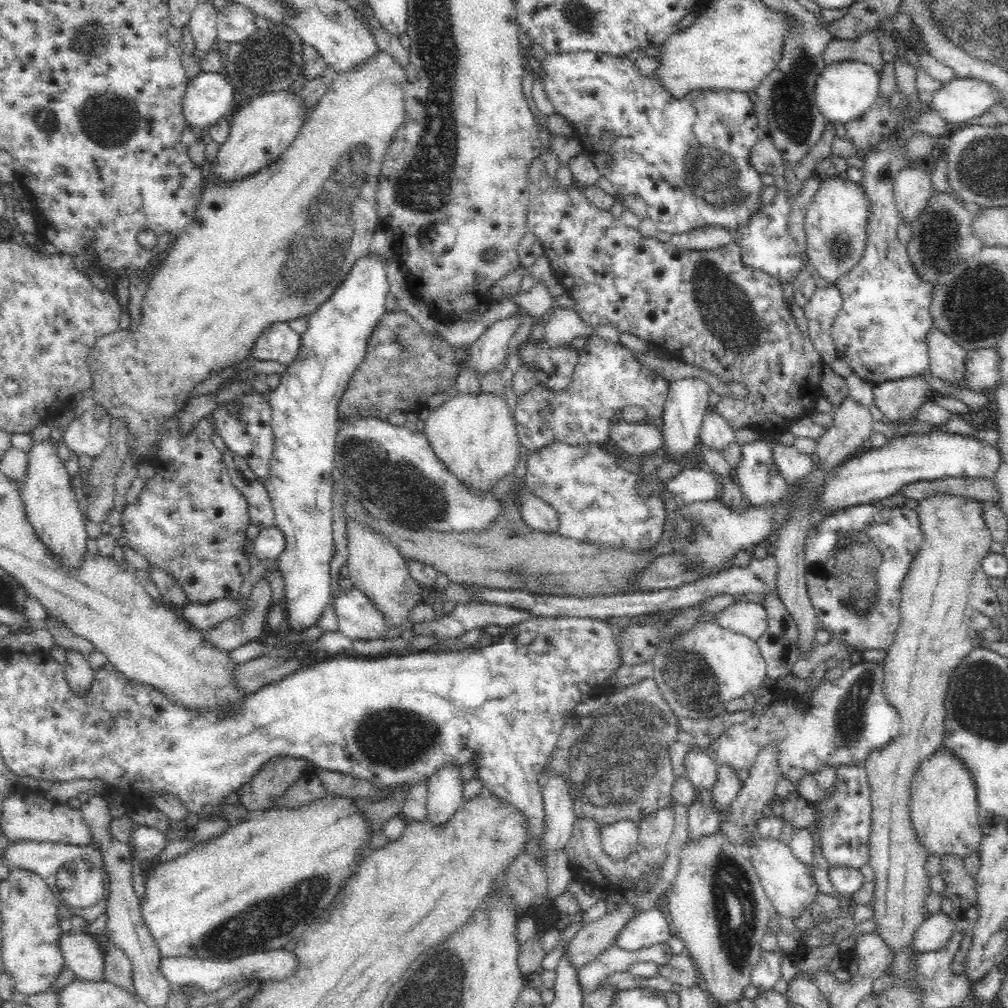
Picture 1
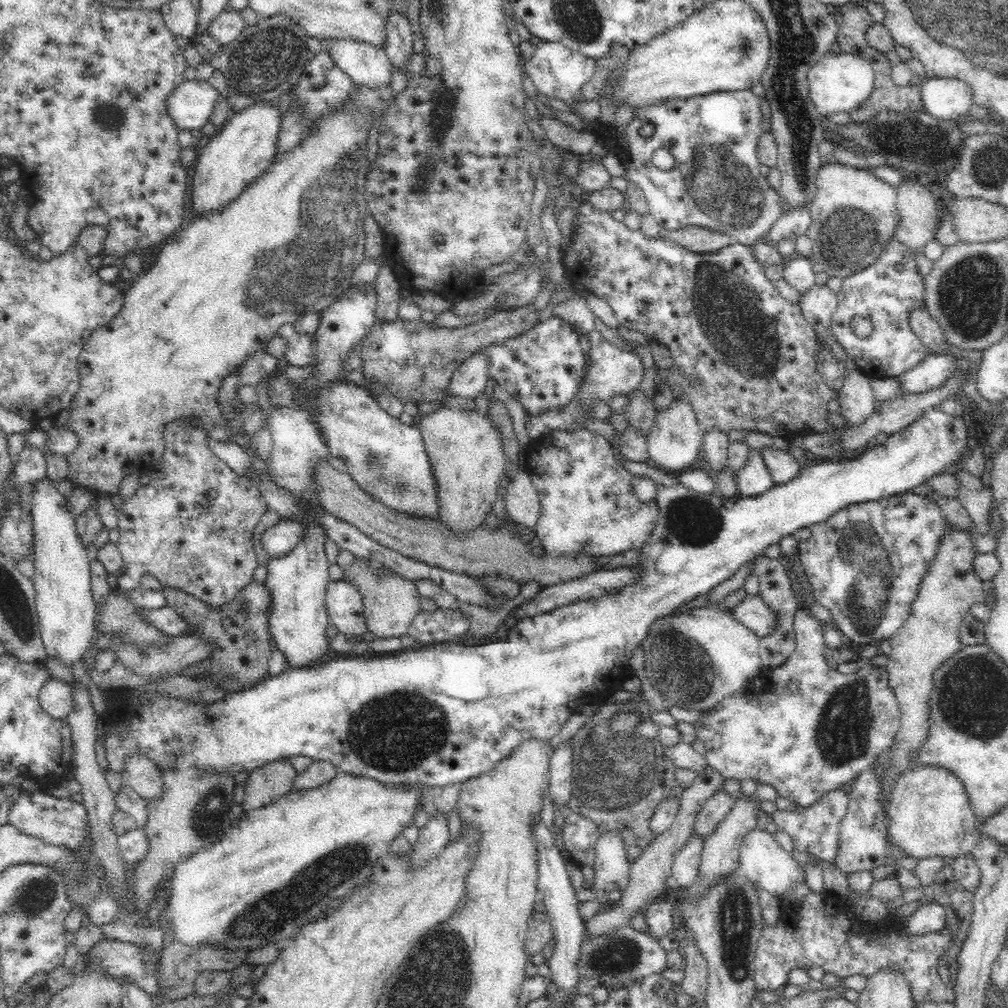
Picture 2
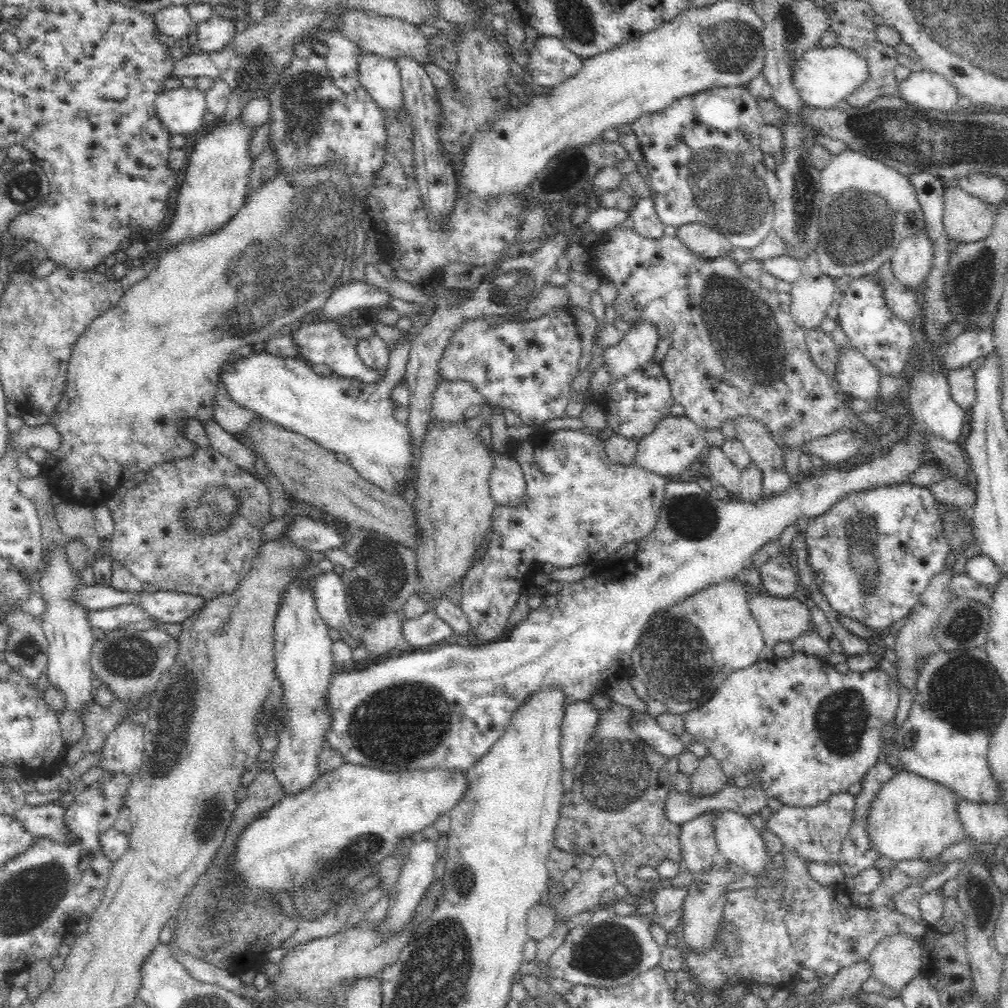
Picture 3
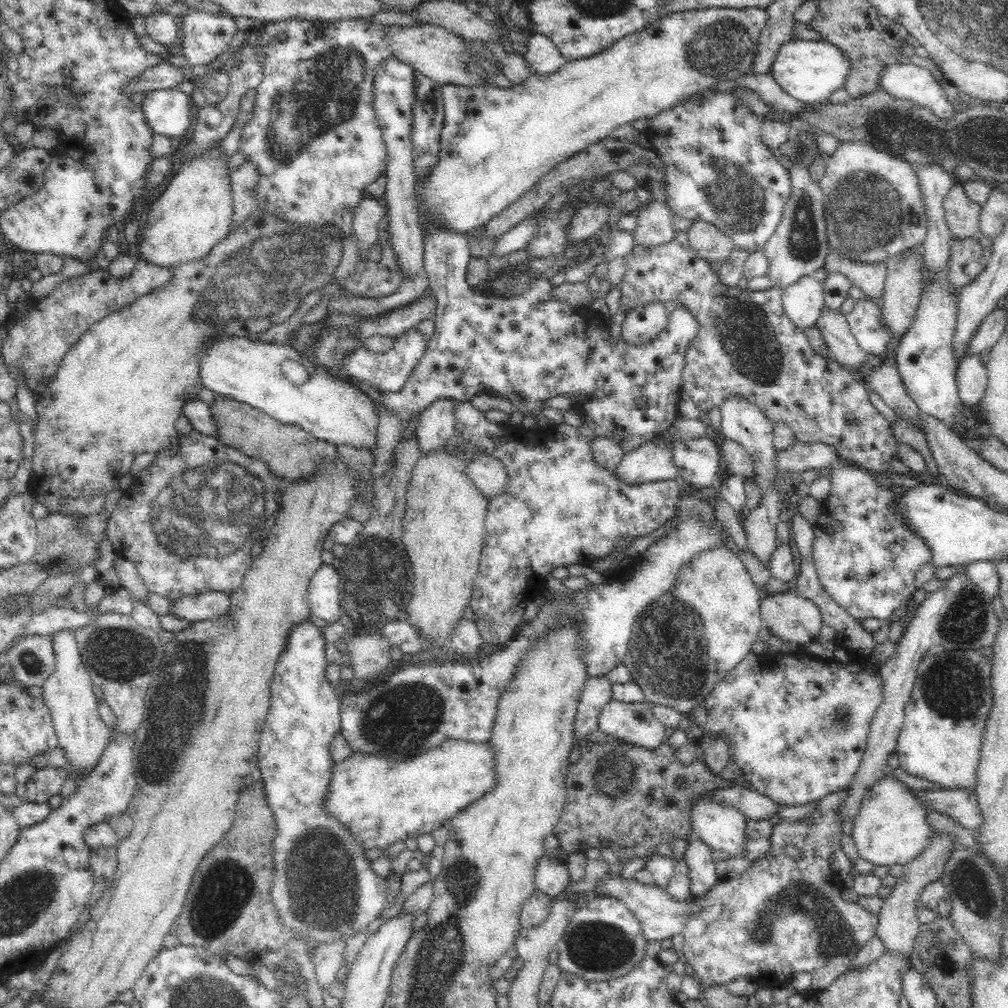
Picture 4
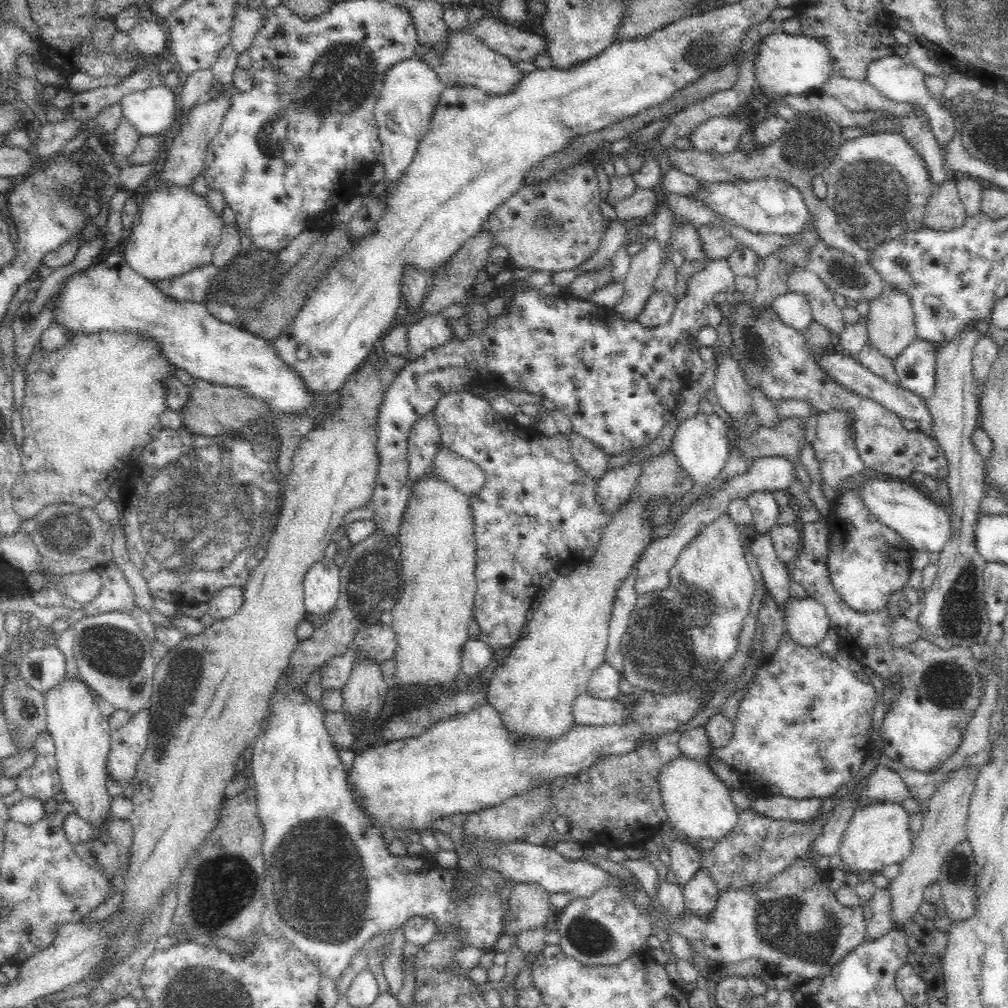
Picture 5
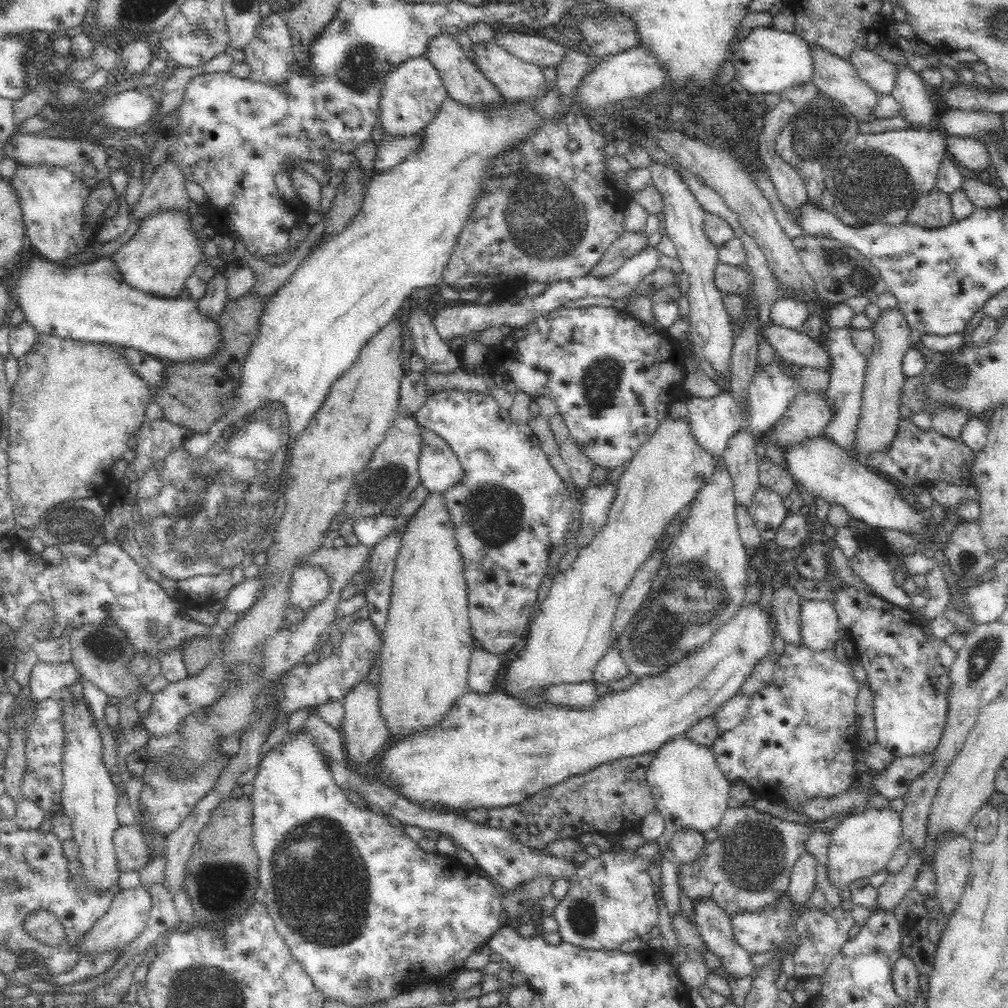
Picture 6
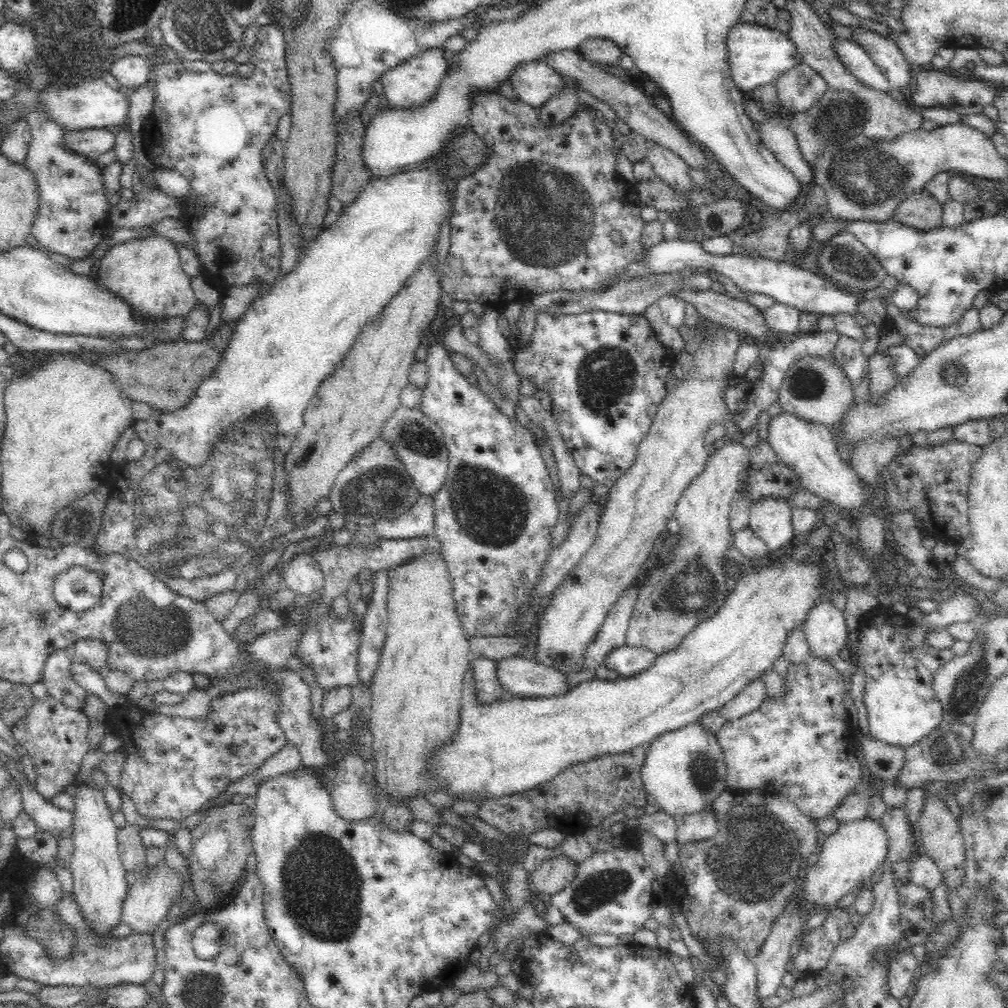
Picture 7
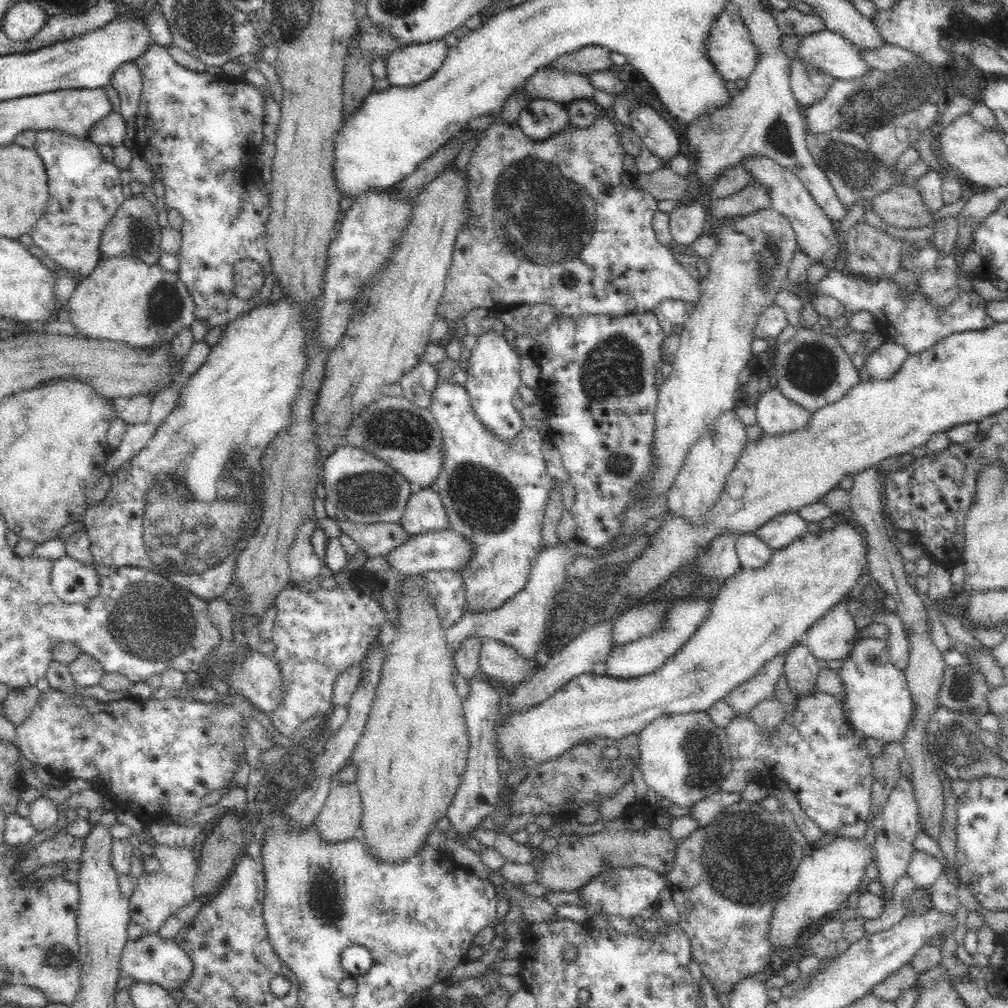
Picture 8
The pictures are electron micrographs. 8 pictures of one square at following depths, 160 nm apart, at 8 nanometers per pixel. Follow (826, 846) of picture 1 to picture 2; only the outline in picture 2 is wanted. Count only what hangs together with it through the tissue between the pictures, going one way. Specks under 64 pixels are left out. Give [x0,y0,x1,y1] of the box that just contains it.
[835,768,887,875]

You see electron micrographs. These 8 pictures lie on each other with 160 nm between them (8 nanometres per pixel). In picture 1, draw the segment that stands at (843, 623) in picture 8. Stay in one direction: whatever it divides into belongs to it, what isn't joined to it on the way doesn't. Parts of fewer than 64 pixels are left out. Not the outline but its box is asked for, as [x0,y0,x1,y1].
[714,602,767,641]

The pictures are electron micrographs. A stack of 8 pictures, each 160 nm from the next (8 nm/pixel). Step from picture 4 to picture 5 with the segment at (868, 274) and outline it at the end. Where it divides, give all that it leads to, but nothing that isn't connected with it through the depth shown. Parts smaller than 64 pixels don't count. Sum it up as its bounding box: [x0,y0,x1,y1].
[658,111,875,269]

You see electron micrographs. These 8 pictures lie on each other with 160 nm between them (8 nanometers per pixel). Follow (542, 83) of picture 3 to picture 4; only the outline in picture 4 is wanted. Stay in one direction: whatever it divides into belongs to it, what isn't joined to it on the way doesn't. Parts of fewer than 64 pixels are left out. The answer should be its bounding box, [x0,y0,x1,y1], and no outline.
[523,32,568,75]

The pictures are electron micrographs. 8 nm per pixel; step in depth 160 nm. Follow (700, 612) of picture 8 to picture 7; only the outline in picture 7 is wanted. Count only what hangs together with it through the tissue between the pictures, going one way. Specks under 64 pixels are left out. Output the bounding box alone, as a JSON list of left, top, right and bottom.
[602,644,656,677]

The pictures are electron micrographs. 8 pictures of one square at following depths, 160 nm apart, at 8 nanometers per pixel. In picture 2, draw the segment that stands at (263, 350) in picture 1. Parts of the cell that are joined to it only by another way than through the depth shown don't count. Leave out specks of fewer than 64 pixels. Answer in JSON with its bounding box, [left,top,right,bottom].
[277,323,313,367]

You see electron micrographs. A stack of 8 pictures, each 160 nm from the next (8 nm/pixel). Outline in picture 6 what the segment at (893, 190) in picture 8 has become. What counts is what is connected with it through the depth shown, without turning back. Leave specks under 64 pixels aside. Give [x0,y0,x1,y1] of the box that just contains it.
[907,189,955,229]

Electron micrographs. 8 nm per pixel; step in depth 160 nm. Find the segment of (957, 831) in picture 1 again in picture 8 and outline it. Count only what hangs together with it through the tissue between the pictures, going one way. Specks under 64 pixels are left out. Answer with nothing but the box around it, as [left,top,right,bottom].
[769,836,876,950]

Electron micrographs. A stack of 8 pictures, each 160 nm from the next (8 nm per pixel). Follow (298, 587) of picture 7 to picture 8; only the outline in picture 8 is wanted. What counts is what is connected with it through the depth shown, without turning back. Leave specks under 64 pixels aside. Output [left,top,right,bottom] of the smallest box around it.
[288,520,324,584]

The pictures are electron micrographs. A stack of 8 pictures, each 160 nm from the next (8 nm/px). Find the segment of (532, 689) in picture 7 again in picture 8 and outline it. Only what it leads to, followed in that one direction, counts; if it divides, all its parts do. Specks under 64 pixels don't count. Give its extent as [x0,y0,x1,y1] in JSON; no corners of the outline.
[479,638,541,686]

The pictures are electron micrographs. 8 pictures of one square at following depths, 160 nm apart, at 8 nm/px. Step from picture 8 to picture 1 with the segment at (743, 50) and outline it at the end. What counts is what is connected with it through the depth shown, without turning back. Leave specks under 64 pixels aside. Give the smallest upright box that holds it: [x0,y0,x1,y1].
[815,60,879,124]

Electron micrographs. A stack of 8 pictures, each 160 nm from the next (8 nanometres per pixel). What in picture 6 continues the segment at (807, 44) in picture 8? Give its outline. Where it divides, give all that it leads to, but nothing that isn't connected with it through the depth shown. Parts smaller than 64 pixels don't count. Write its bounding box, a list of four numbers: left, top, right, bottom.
[849,49,897,95]

